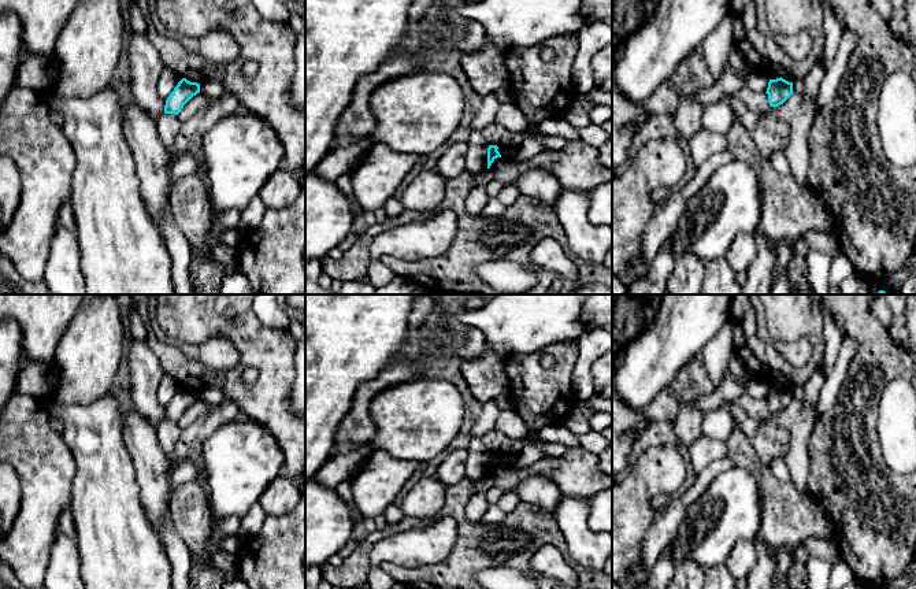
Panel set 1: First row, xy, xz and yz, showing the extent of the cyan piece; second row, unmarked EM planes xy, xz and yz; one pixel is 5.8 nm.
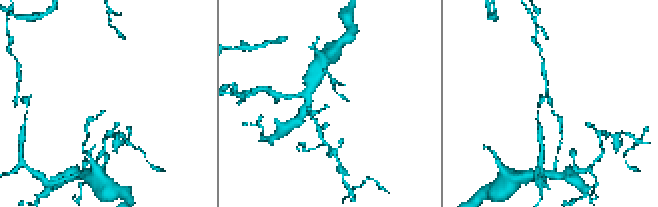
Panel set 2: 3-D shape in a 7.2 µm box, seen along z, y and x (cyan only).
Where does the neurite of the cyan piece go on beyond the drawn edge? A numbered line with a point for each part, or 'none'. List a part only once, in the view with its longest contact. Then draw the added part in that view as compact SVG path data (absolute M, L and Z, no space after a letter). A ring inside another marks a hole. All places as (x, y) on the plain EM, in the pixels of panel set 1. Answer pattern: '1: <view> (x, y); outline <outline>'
none

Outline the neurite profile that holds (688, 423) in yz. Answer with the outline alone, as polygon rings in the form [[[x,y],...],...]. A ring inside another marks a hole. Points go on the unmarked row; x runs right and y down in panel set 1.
[[[690,403],[680,404],[676,418],[674,419],[674,430],[676,437],[685,444],[691,445],[701,436],[701,425],[705,412],[697,410]]]

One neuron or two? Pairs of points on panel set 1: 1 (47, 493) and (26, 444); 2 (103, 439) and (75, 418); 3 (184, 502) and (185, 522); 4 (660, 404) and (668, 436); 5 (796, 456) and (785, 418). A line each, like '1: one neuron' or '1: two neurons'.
1: one neuron
2: one neuron
3: one neuron
4: two neurons
5: one neuron

